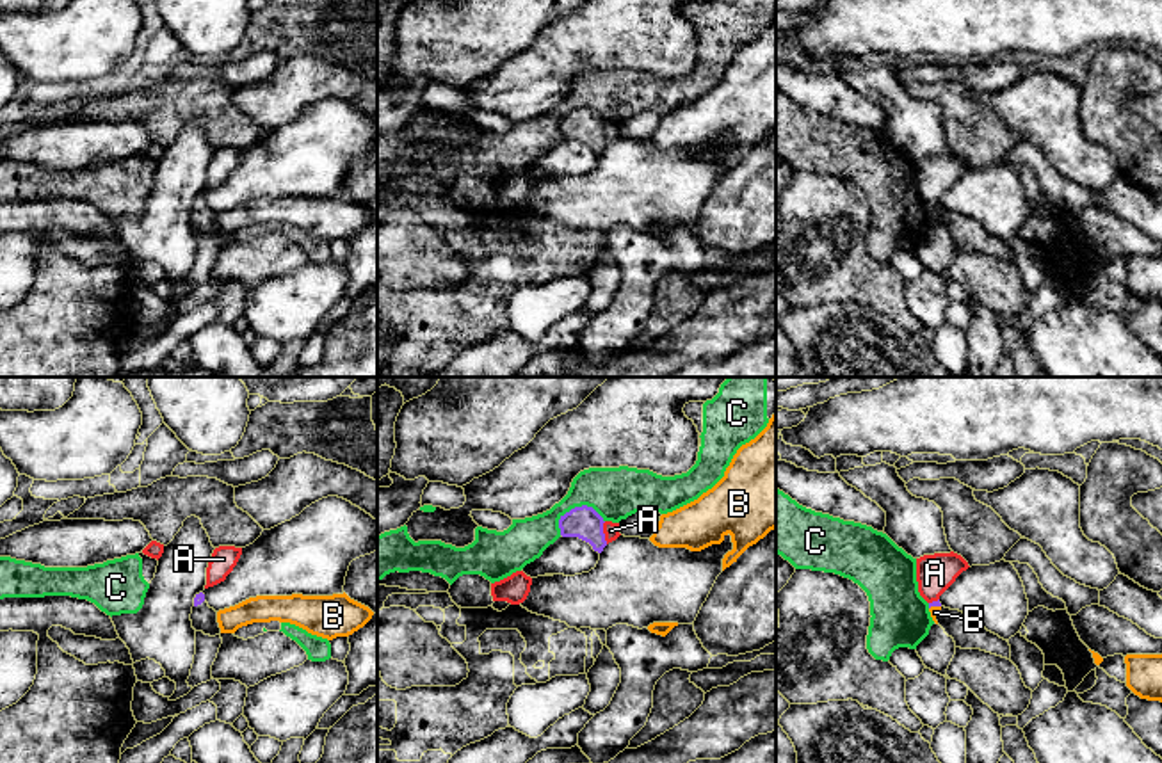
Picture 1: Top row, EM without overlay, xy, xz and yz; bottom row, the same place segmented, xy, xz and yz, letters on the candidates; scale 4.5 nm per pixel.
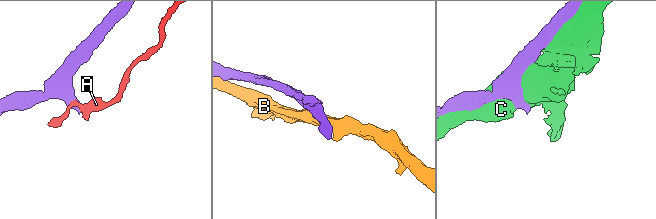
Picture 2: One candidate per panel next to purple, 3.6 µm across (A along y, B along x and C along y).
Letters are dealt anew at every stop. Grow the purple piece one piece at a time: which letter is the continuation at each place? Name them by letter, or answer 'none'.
none

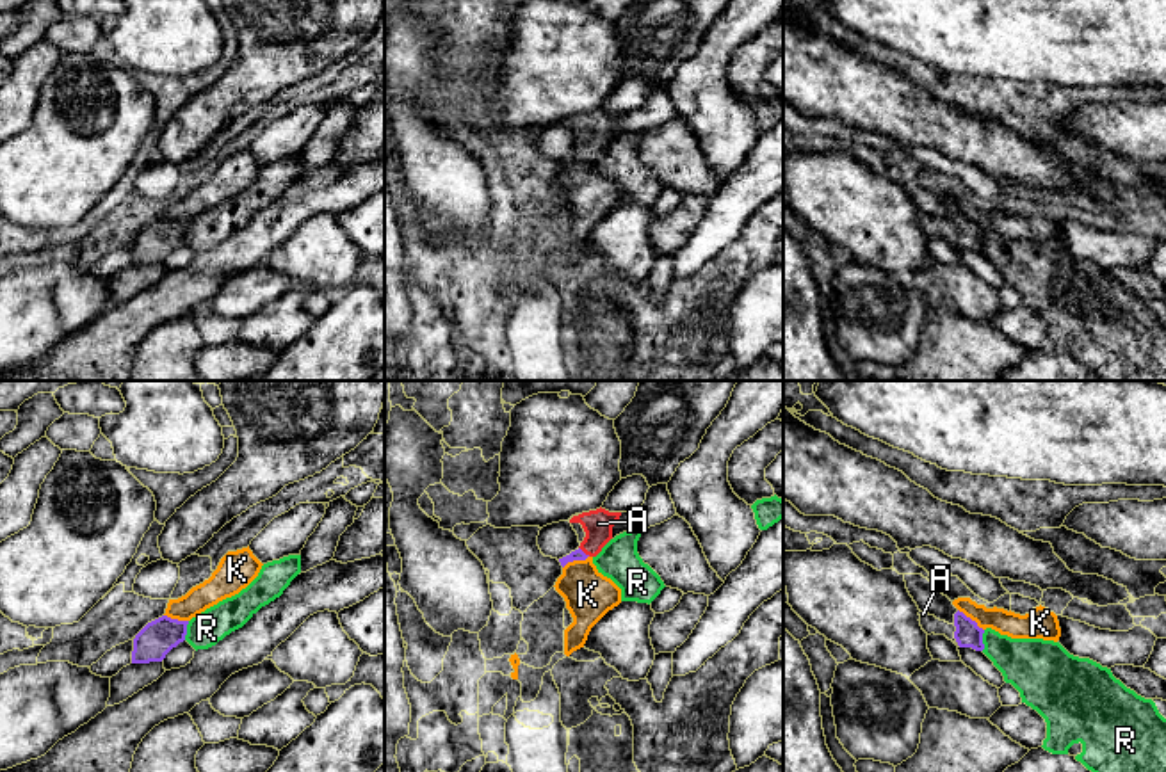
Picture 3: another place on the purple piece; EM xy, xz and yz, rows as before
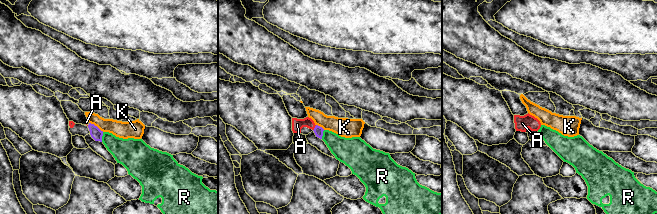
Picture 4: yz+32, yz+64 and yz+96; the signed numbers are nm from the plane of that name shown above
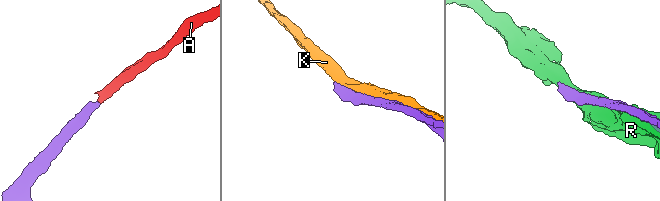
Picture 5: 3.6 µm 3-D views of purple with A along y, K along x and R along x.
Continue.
A

